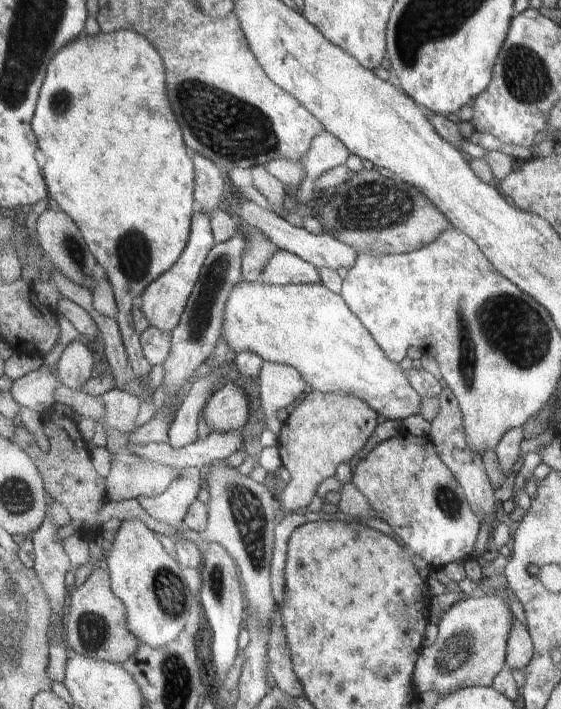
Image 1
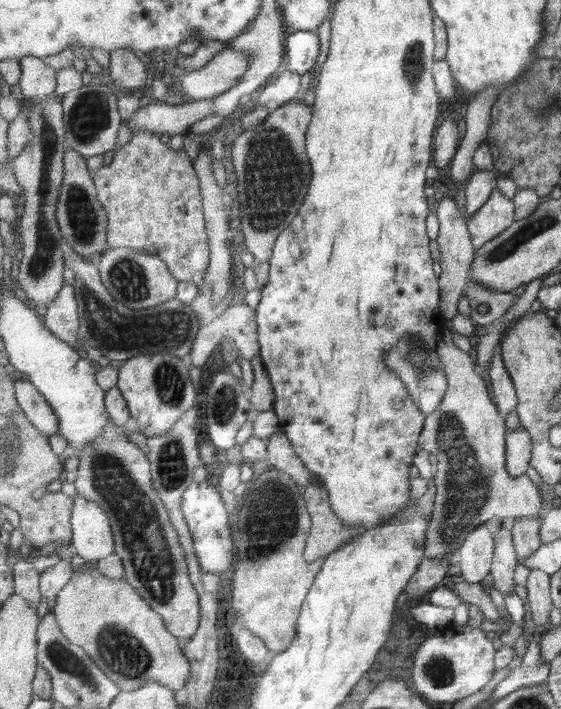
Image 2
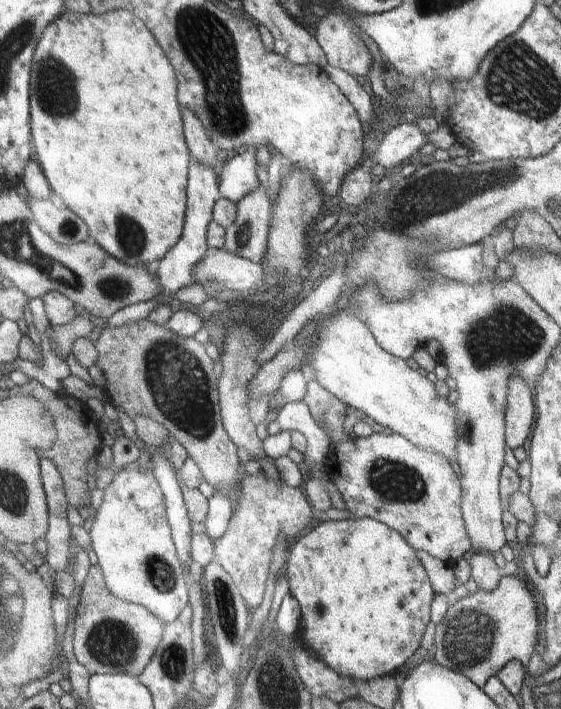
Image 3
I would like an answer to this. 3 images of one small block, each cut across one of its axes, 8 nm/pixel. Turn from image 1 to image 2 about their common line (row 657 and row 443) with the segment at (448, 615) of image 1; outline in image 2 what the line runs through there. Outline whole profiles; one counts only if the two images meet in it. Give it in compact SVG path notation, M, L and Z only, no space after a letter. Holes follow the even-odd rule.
M446 326L439 334L437 353L441 356L441 364L438 368L447 376L448 390L441 401L441 406L435 412L427 414L421 440L419 440L419 449L435 456L437 461L433 475L436 495L431 511L433 515L431 515L430 532L427 533L426 548L426 558L432 558L432 560L441 560L457 552L463 546L467 535L483 524L493 524L497 520L505 520L509 523L515 518L539 516L543 510L543 498L537 484L533 483L527 474L523 473L515 477L507 471L508 429L505 426L505 416L499 412L495 400L494 402L493 399L491 400L487 382L478 371L474 355L460 350L453 344L451 332Z

